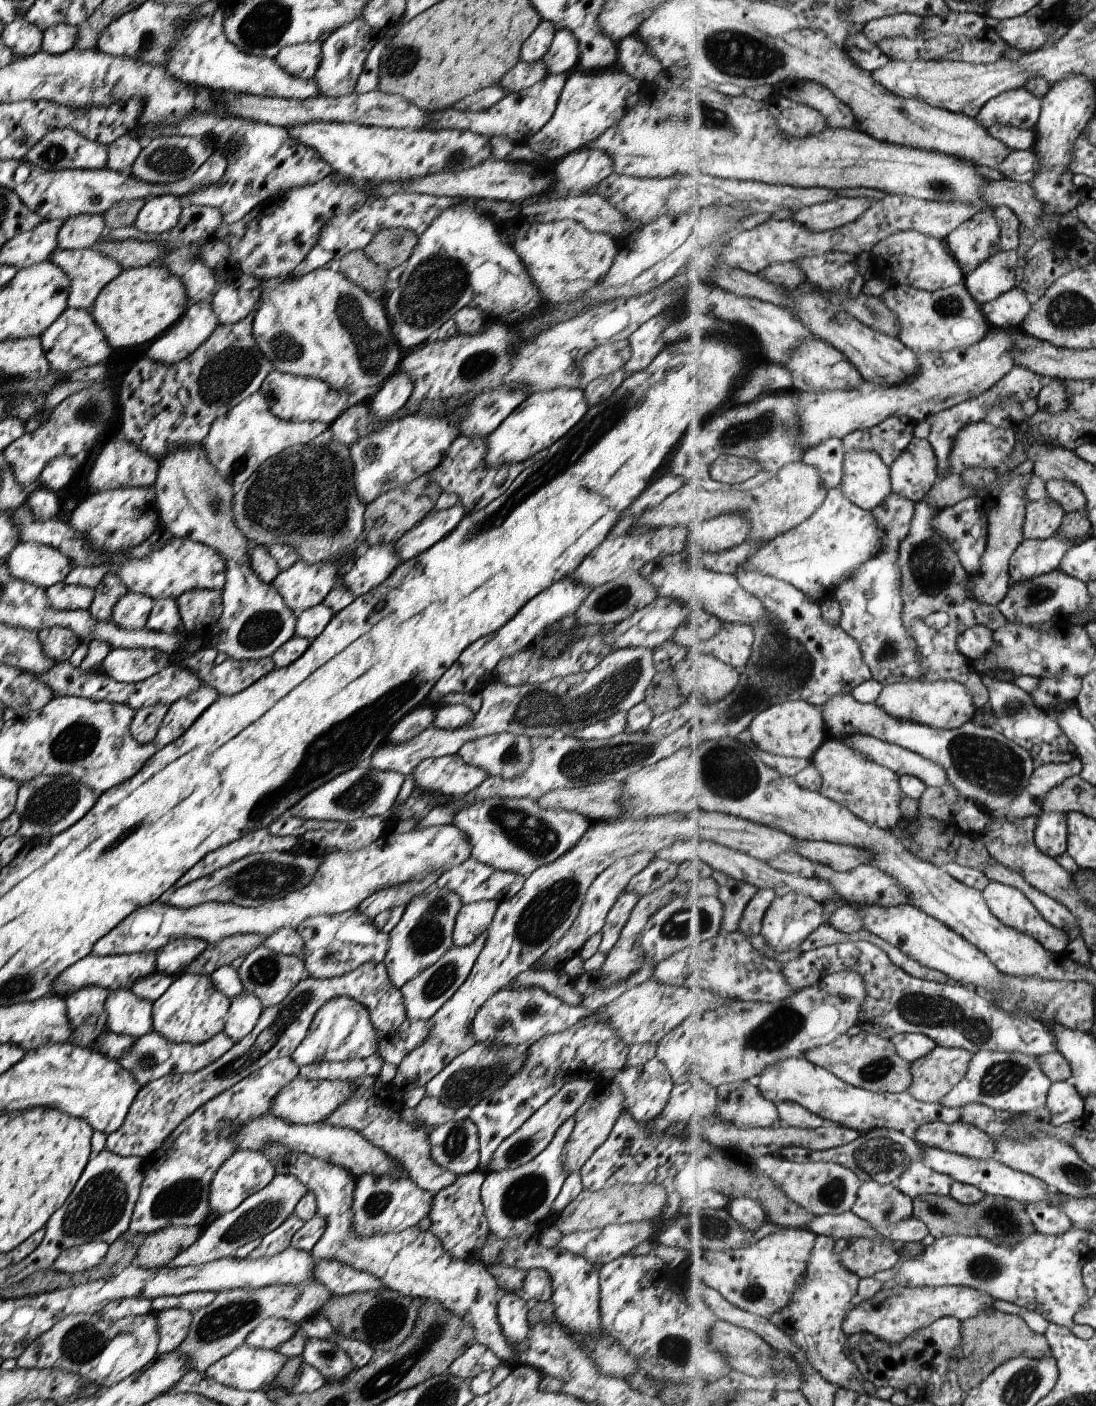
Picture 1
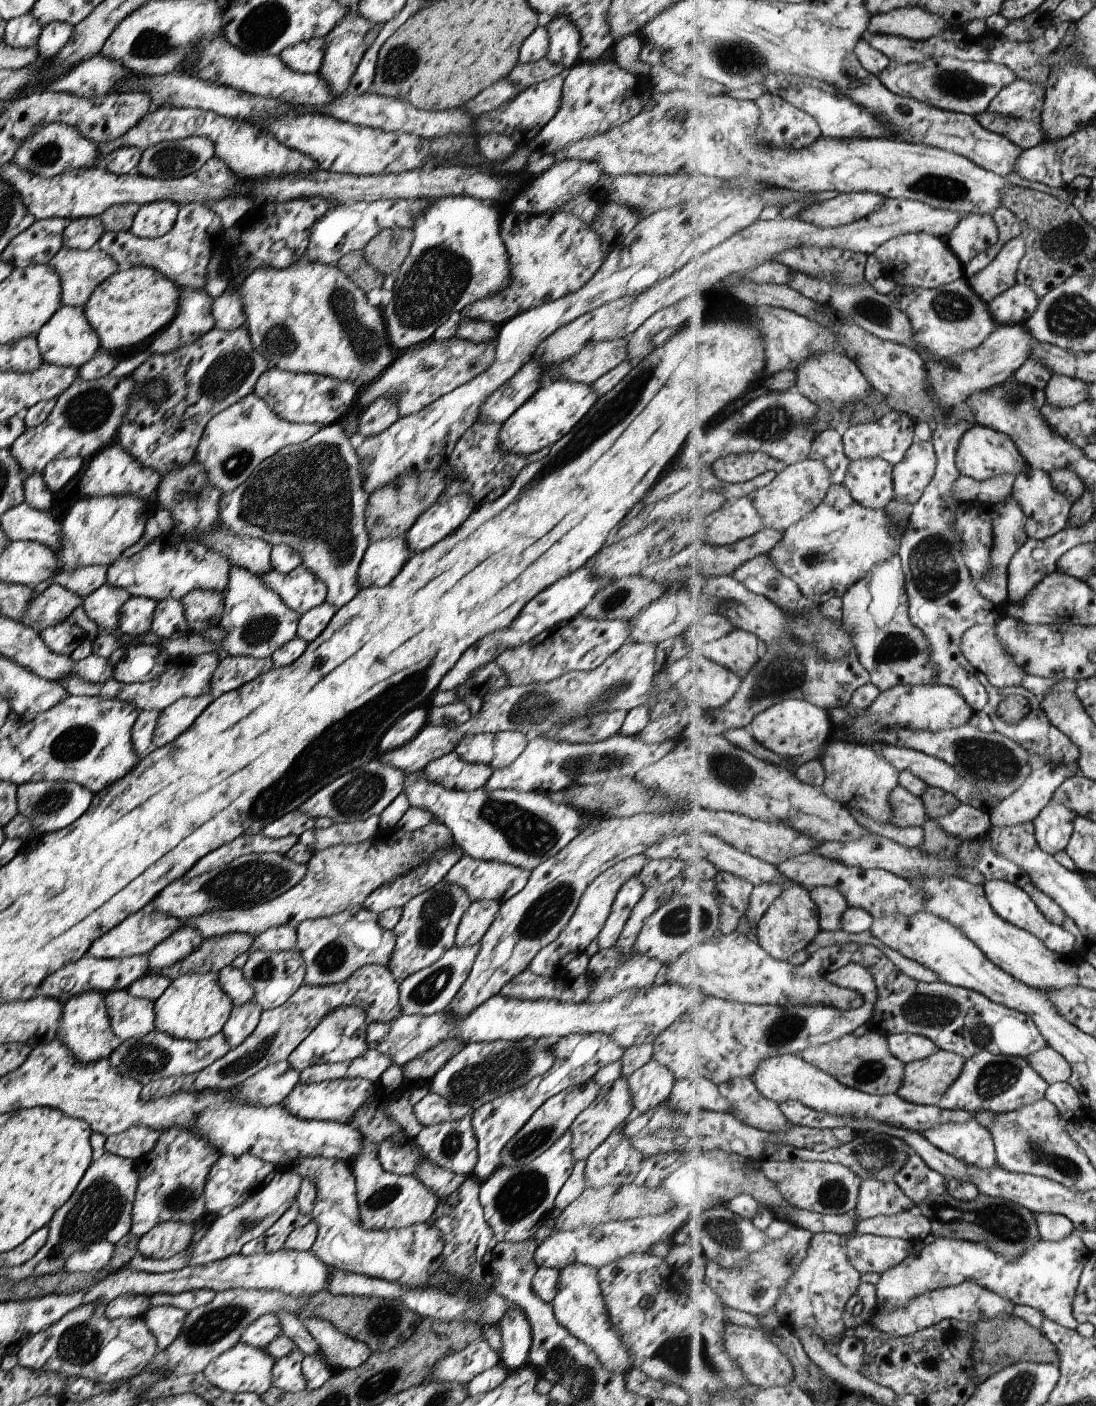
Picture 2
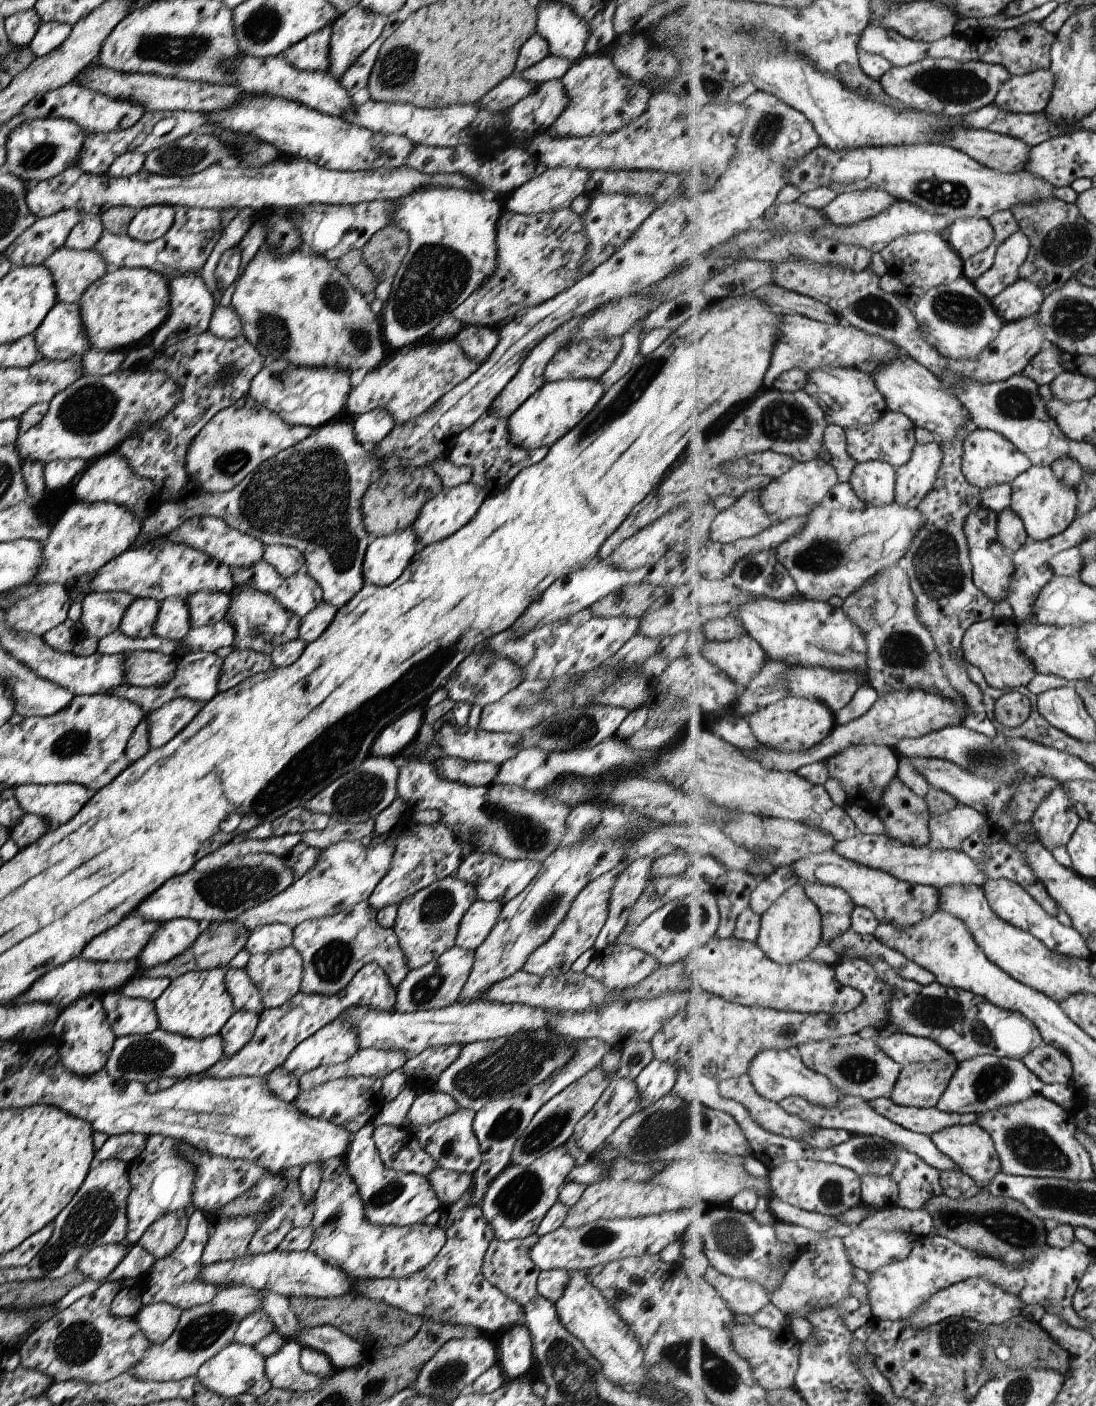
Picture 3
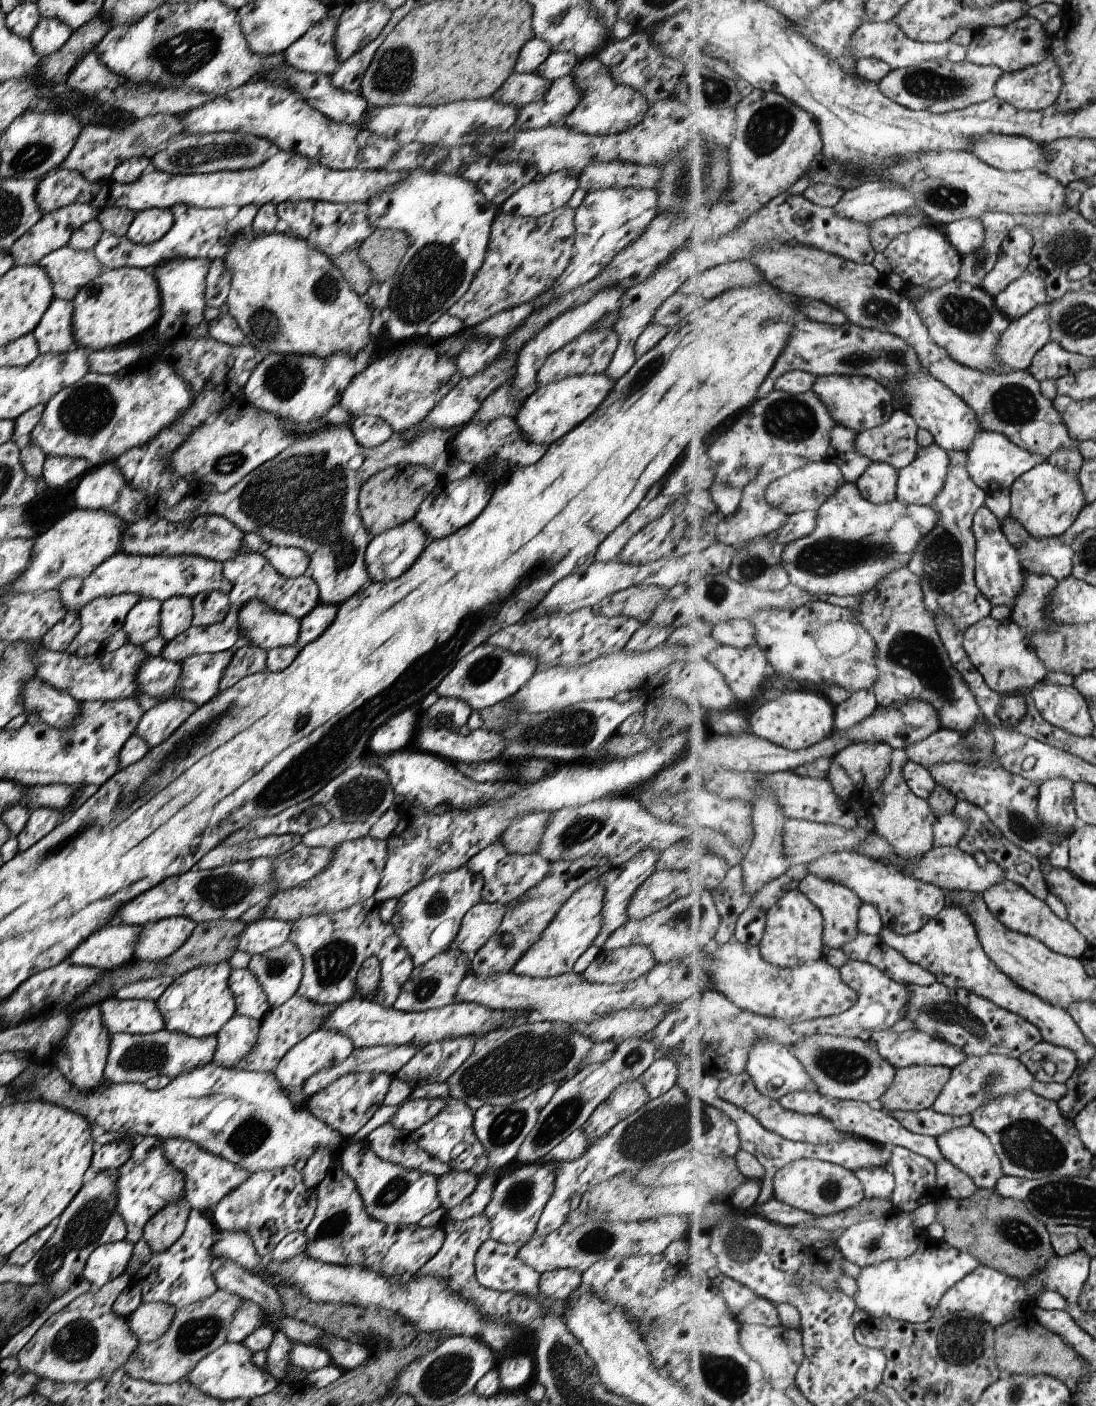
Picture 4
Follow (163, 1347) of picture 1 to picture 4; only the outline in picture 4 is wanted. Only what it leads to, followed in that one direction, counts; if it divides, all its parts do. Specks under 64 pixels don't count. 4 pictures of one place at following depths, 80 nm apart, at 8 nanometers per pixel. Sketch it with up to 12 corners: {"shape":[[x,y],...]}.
{"shape":[[141,1302],[125,1318],[138,1343],[153,1342],[169,1328],[175,1310]]}

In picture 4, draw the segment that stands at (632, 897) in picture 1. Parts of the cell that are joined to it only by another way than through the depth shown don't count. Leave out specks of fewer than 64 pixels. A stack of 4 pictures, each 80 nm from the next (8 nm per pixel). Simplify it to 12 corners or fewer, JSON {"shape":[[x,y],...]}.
{"shape":[[639,850],[633,858],[605,870],[601,927],[593,940],[628,920],[626,909],[637,886],[653,874],[659,852]]}

